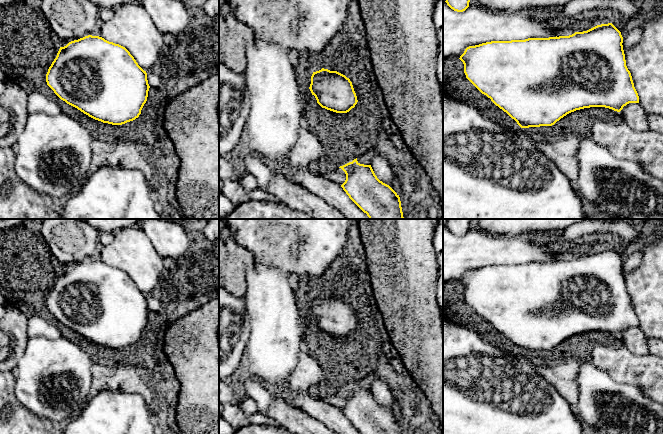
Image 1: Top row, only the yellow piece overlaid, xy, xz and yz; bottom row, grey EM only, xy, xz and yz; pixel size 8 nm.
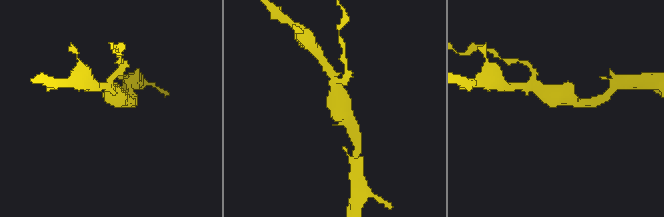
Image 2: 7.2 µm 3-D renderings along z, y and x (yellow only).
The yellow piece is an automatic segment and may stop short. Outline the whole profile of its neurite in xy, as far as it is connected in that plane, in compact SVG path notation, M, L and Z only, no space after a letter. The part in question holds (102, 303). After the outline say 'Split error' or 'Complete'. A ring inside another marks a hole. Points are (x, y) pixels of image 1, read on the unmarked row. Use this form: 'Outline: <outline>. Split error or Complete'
Outline: M88 259L60 271L46 298L47 309L67 328L89 341L122 349L139 341L147 325L147 297L123 270Z. Complete

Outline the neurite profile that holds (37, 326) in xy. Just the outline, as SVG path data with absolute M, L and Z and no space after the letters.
M39 316L28 317L28 336L42 336L47 339L57 339L63 337L58 327L52 325Z

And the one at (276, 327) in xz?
M254 258L246 269L247 291L244 296L249 317L250 336L245 348L250 378L263 382L271 390L287 386L297 365L298 355L305 349L303 334L306 328L295 301L289 279L278 269Z

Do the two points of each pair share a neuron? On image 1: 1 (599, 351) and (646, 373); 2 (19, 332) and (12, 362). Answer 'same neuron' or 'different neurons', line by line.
1: same neuron
2: same neuron

